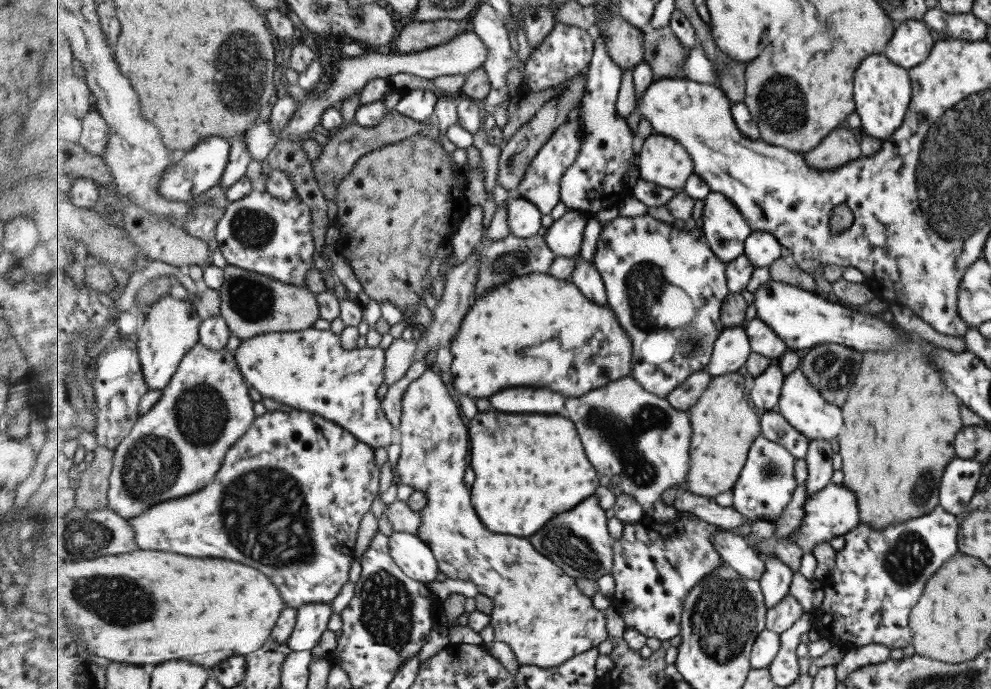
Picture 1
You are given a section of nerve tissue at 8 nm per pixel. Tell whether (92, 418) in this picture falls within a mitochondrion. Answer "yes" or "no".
no

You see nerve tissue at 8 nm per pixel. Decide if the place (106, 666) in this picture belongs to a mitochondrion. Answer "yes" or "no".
no

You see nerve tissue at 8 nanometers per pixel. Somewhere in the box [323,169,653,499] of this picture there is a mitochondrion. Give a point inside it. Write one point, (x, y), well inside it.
(508, 263)

